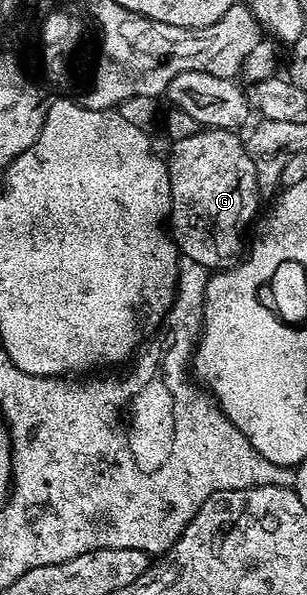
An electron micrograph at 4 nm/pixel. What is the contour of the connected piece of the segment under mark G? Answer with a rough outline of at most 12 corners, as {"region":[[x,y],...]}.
{"region":[[228,128],[172,141],[167,221],[184,259],[242,259],[255,162]]}

